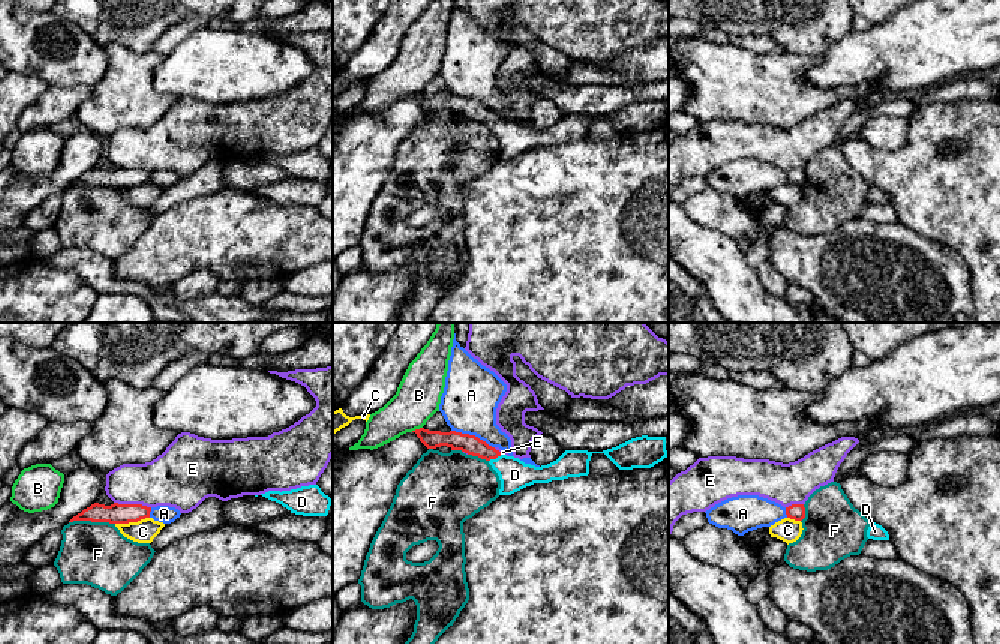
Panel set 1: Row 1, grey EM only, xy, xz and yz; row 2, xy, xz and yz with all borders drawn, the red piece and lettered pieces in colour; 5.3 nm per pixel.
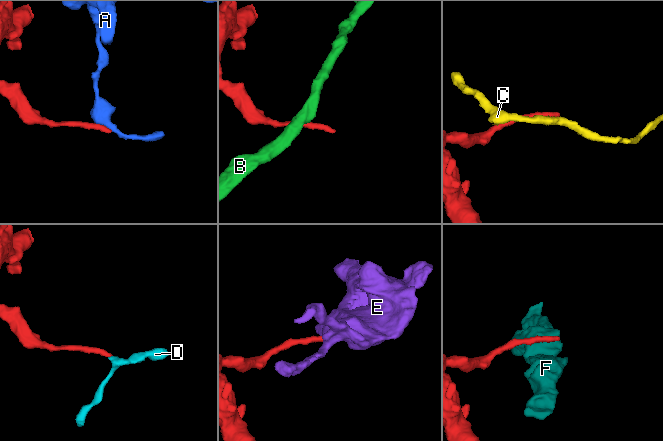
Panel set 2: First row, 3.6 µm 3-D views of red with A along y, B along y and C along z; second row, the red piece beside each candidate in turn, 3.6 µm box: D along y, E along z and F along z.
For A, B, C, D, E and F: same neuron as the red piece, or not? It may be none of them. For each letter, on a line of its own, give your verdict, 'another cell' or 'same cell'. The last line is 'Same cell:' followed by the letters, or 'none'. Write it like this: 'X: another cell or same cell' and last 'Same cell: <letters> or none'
A: another cell
B: another cell
C: another cell
D: same cell
E: another cell
F: another cell
Same cell: D

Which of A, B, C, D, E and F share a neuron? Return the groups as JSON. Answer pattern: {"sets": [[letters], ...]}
{"sets": [["A"], ["B"], ["C"], ["D"], ["E"], ["F"]]}

